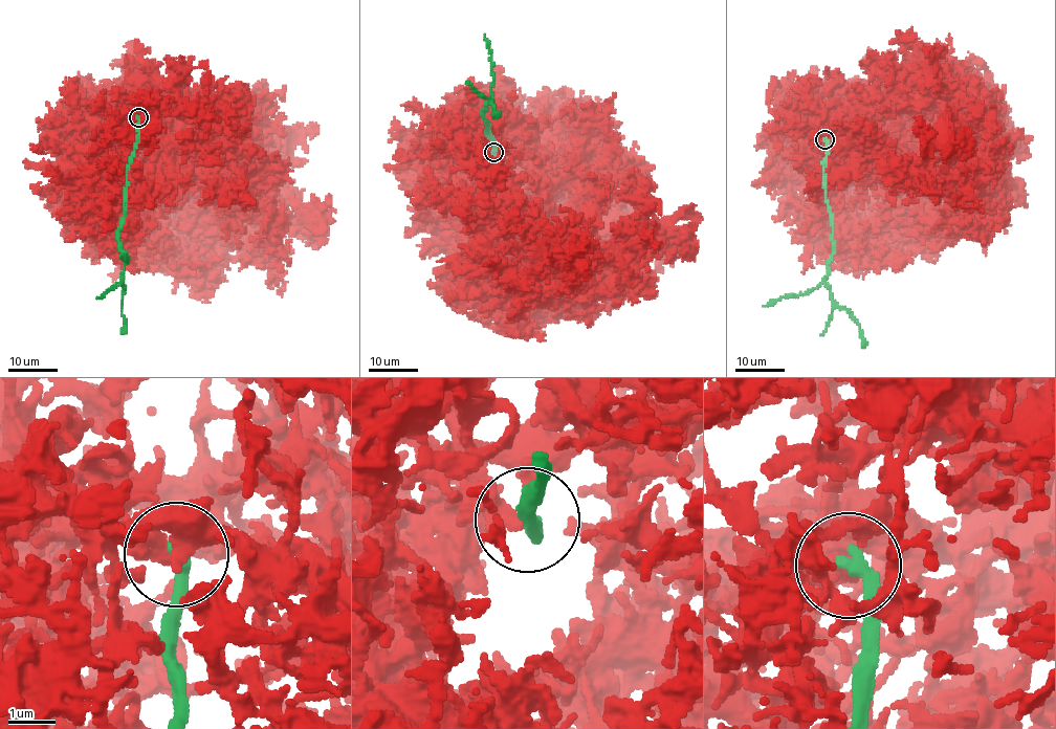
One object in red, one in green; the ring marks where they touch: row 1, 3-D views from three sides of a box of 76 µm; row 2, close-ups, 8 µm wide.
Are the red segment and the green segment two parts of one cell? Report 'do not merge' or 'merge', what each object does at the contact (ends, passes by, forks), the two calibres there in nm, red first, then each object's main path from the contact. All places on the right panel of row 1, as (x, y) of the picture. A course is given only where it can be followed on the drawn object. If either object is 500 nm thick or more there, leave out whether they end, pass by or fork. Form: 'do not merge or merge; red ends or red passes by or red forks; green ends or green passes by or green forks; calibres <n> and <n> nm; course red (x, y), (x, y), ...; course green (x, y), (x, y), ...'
do not merge; red ends; green ends; calibres 360 and 360 nm; course red (823, 139), (820, 136), (893, 169), (932, 163), (944, 149), (929, 142), (914, 116); course green (826, 139), (823, 185), (831, 215), (833, 252), (824, 285), (831, 299), (844, 307), (859, 326), (865, 347)

